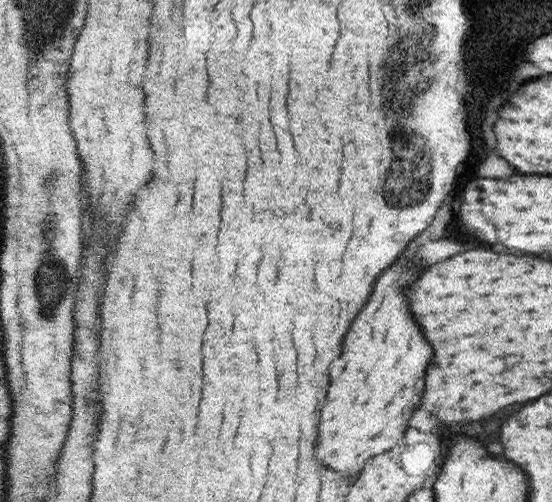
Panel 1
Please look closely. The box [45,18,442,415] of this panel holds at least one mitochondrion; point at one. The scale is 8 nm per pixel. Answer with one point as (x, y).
(414, 181)

